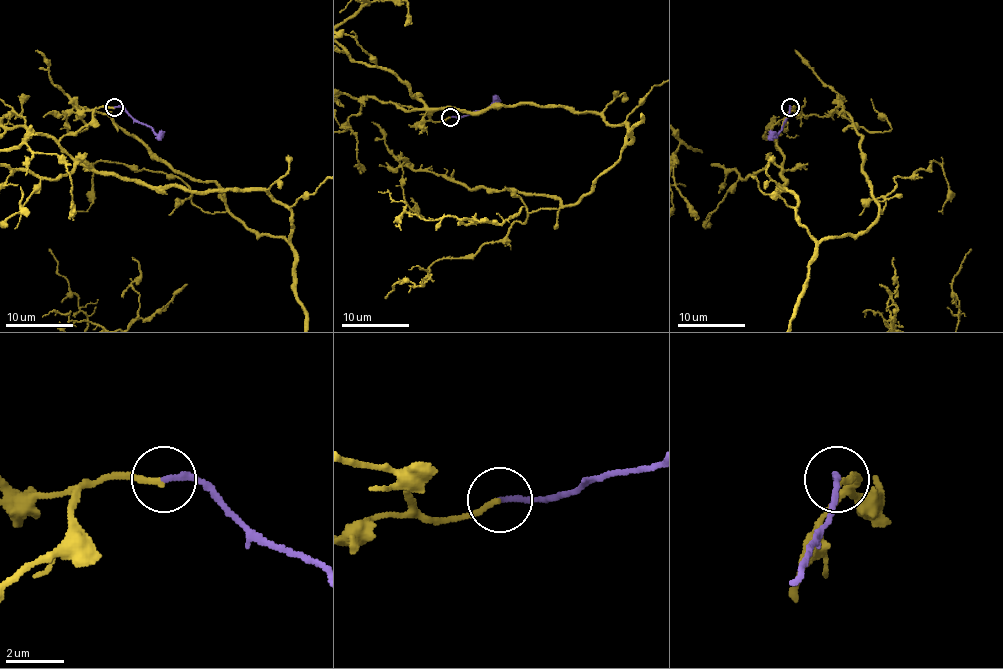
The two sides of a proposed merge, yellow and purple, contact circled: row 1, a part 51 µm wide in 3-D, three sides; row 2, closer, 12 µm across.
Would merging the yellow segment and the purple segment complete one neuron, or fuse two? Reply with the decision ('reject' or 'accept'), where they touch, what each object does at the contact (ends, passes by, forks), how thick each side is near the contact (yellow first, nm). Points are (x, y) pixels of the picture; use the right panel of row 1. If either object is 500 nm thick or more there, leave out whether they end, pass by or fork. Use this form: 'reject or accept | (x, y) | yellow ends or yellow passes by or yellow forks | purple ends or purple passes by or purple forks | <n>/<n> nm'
accept | (790, 107) | yellow ends | purple ends | 200/200 nm

